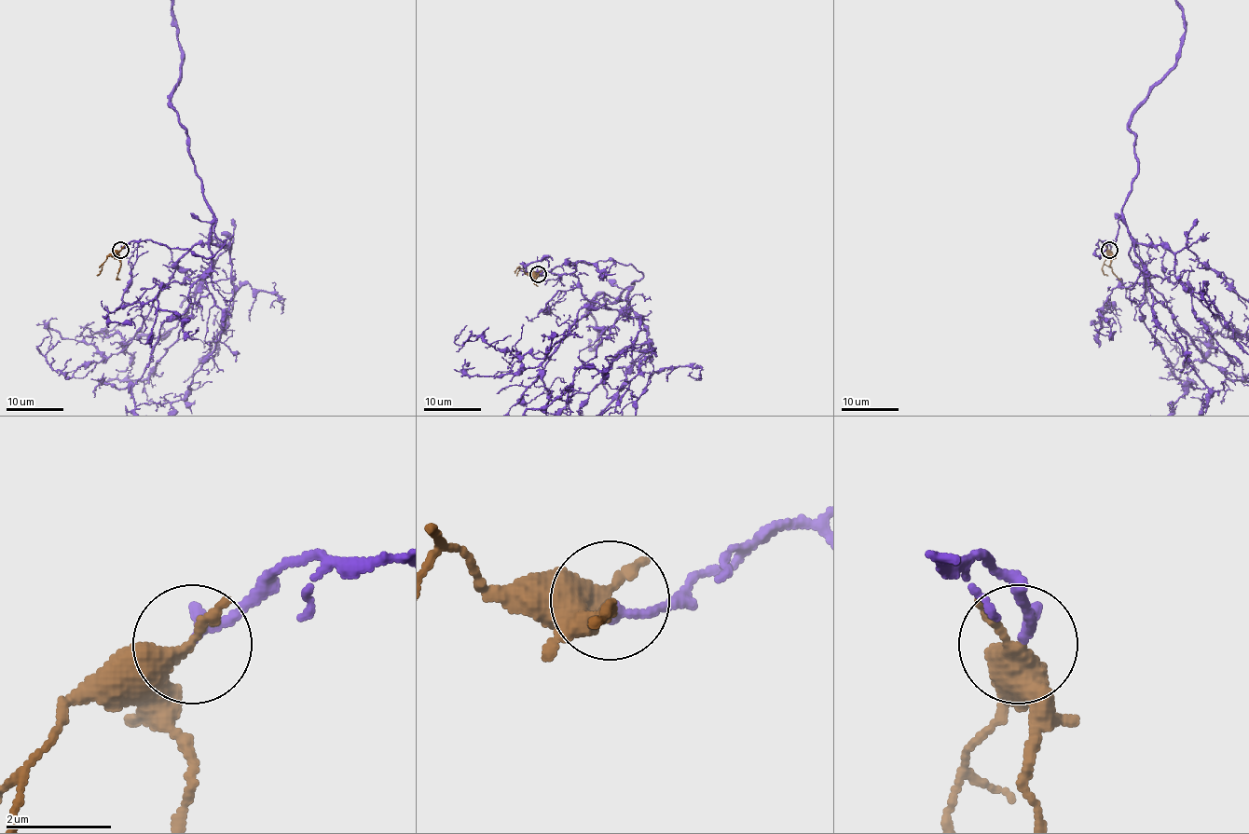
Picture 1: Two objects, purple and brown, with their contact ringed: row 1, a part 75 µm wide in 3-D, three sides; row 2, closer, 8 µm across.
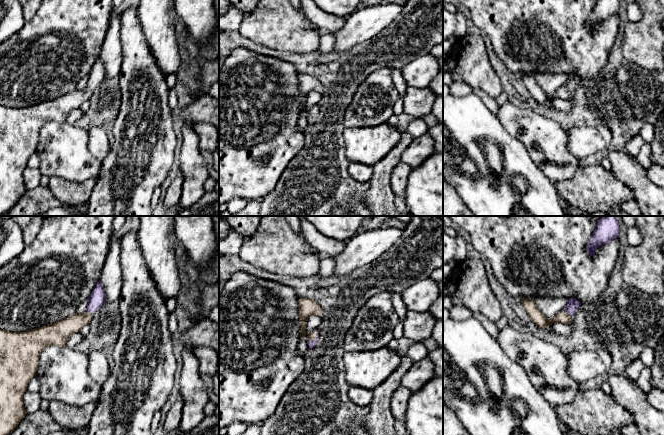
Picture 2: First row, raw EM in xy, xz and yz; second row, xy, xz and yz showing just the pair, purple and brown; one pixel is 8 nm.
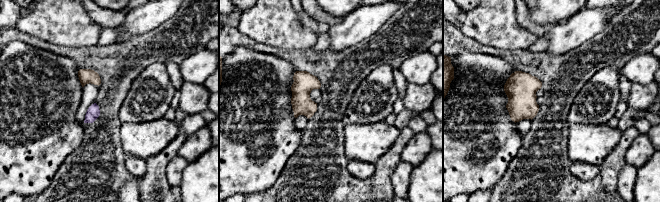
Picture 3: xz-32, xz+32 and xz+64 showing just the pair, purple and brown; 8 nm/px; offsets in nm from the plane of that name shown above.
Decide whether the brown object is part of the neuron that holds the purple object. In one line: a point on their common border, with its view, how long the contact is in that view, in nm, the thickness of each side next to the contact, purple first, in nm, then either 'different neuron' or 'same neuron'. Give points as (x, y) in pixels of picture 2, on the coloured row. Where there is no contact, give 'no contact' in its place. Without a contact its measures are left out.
meets purple in xz at (314, 339); contact 100 nm long; 60 nm thick on the purple side, 60 nm on the other; same neuron

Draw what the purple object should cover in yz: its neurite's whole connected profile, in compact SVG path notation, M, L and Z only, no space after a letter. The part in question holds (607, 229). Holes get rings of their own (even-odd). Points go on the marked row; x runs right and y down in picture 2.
M602 216L588 242L588 254L594 256L599 246L618 238L619 234L620 227L615 216Z

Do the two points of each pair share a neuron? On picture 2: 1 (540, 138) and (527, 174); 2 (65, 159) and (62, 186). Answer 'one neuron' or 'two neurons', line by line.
1: two neurons
2: two neurons

